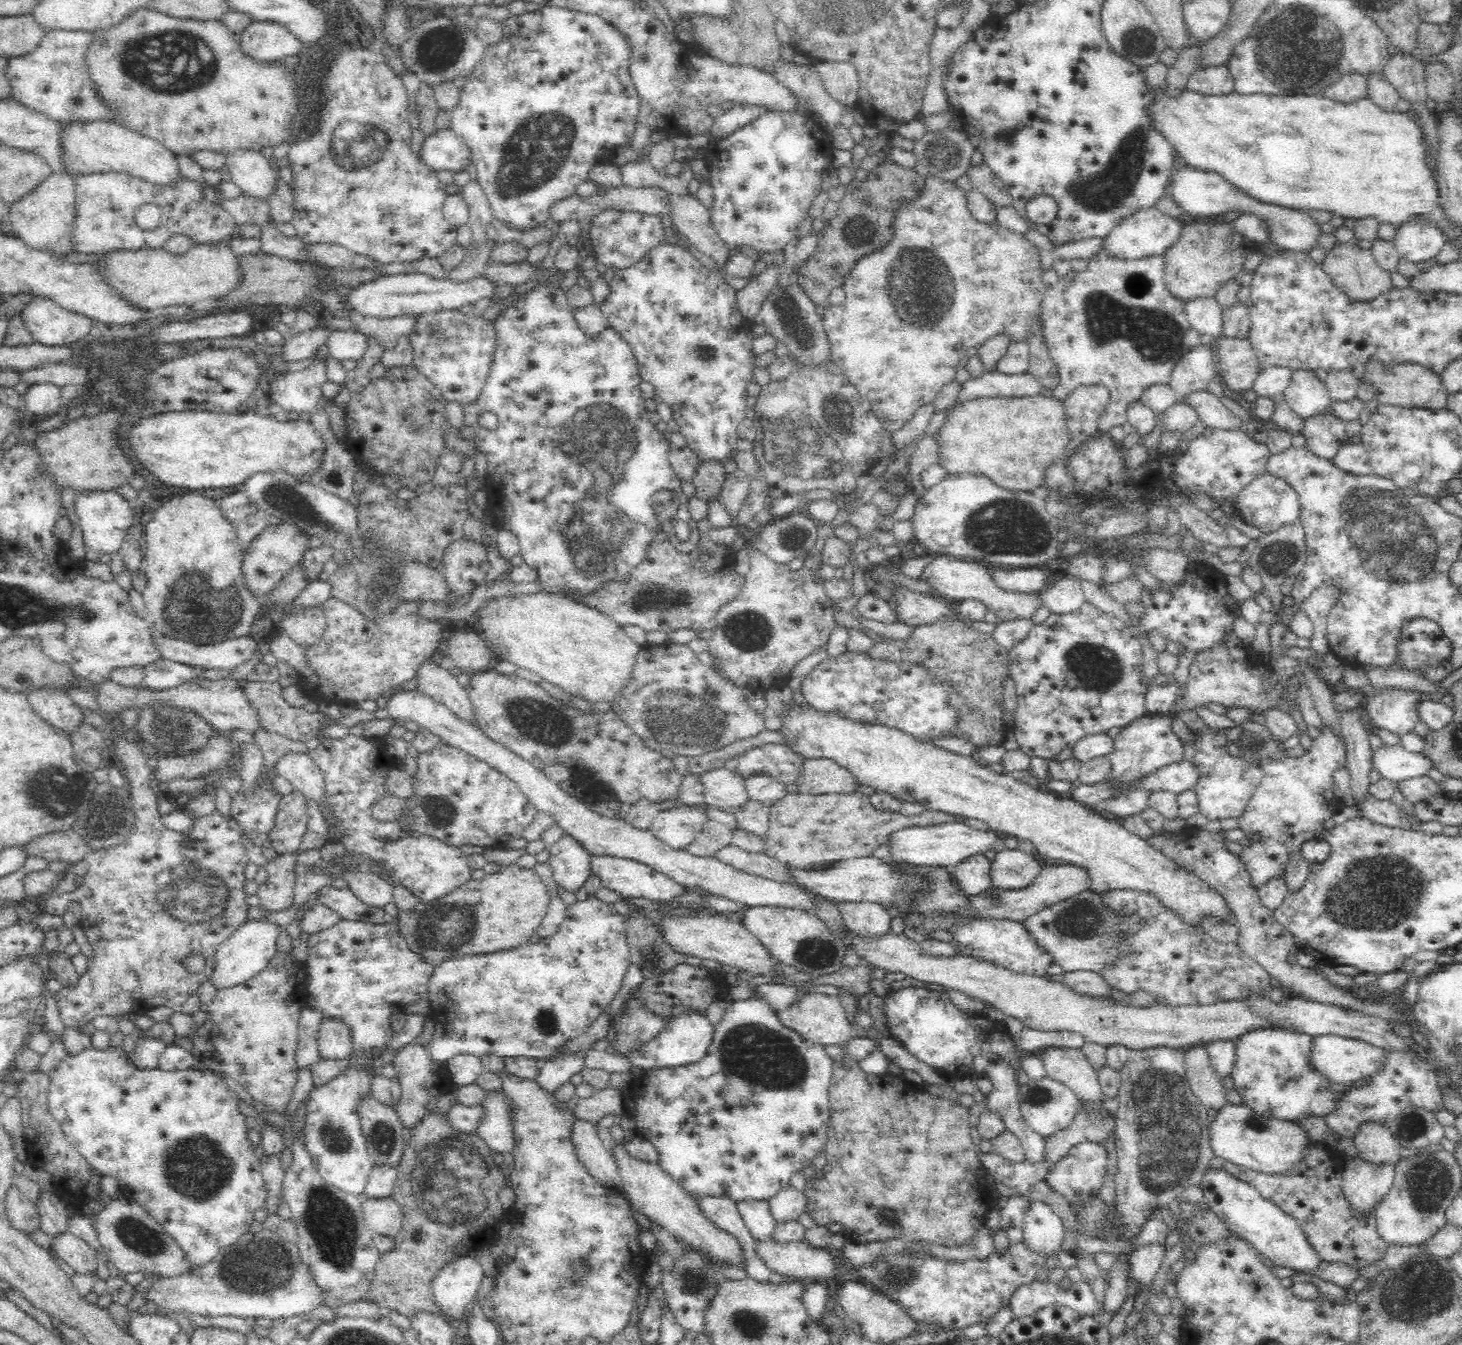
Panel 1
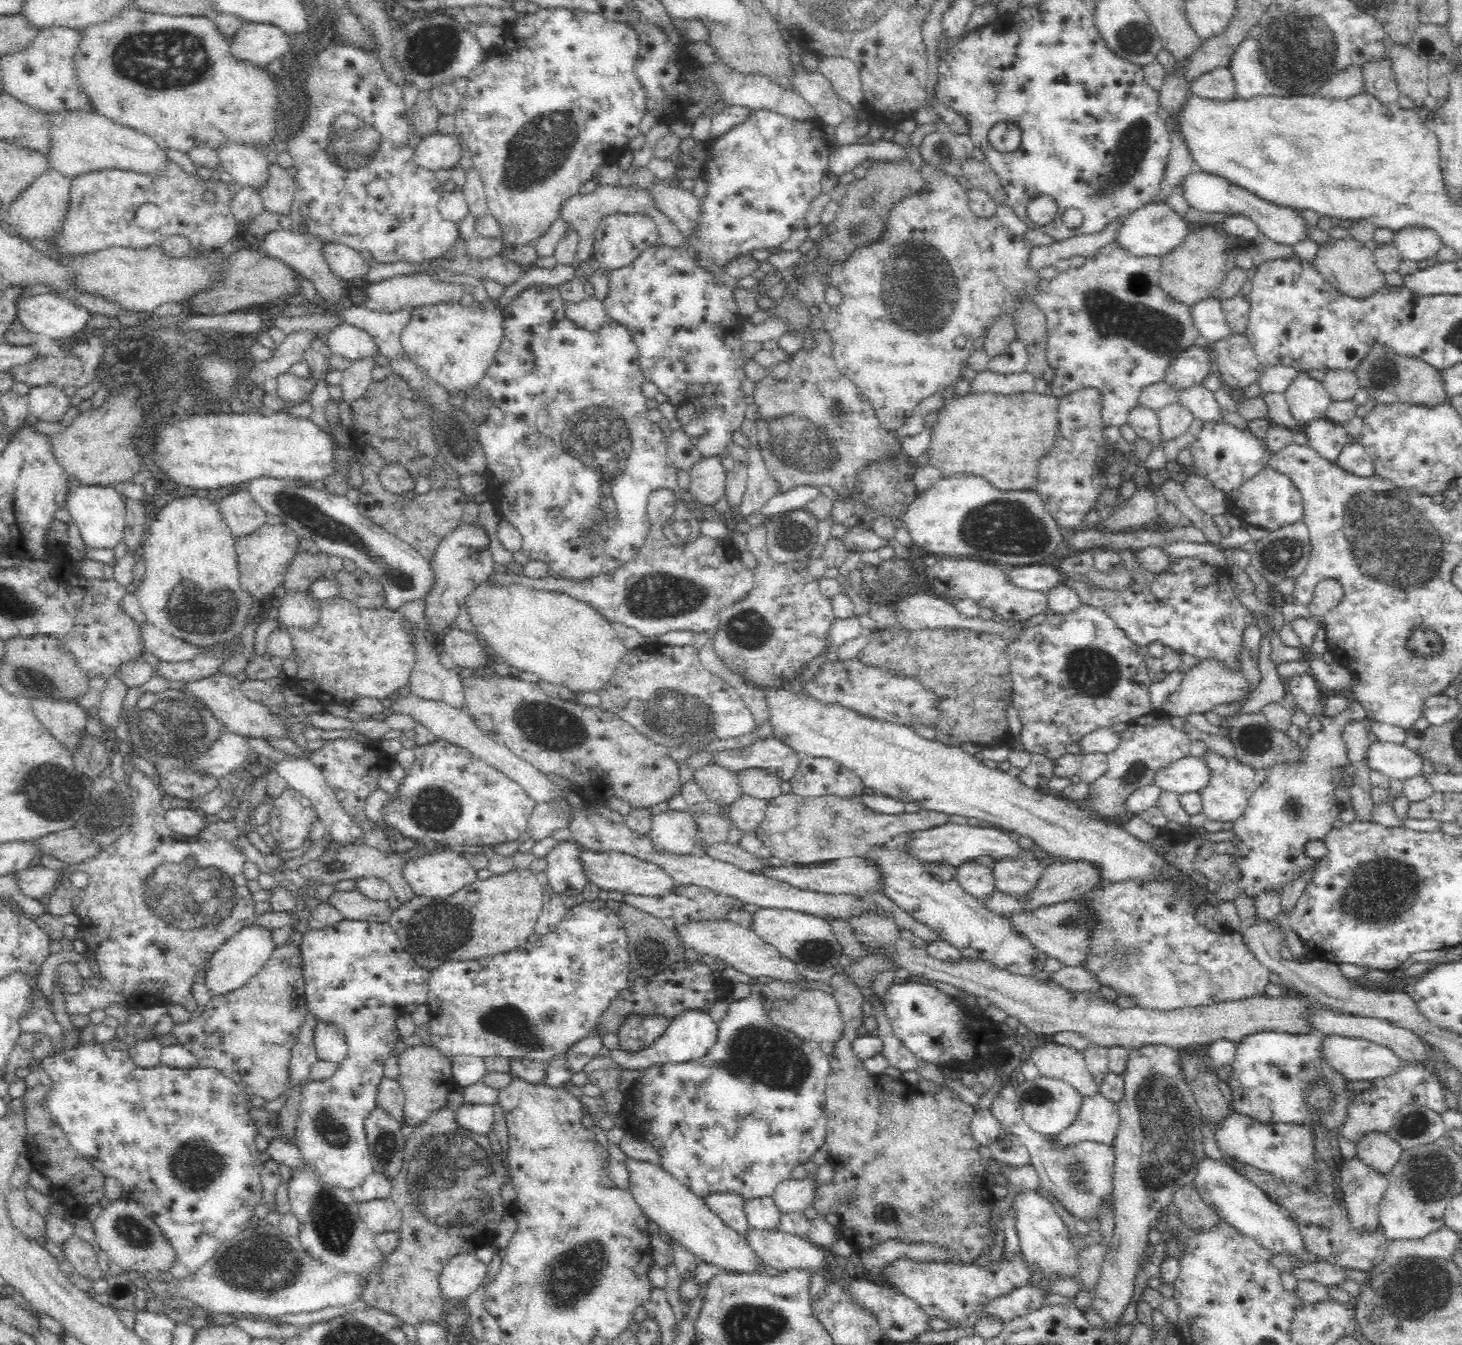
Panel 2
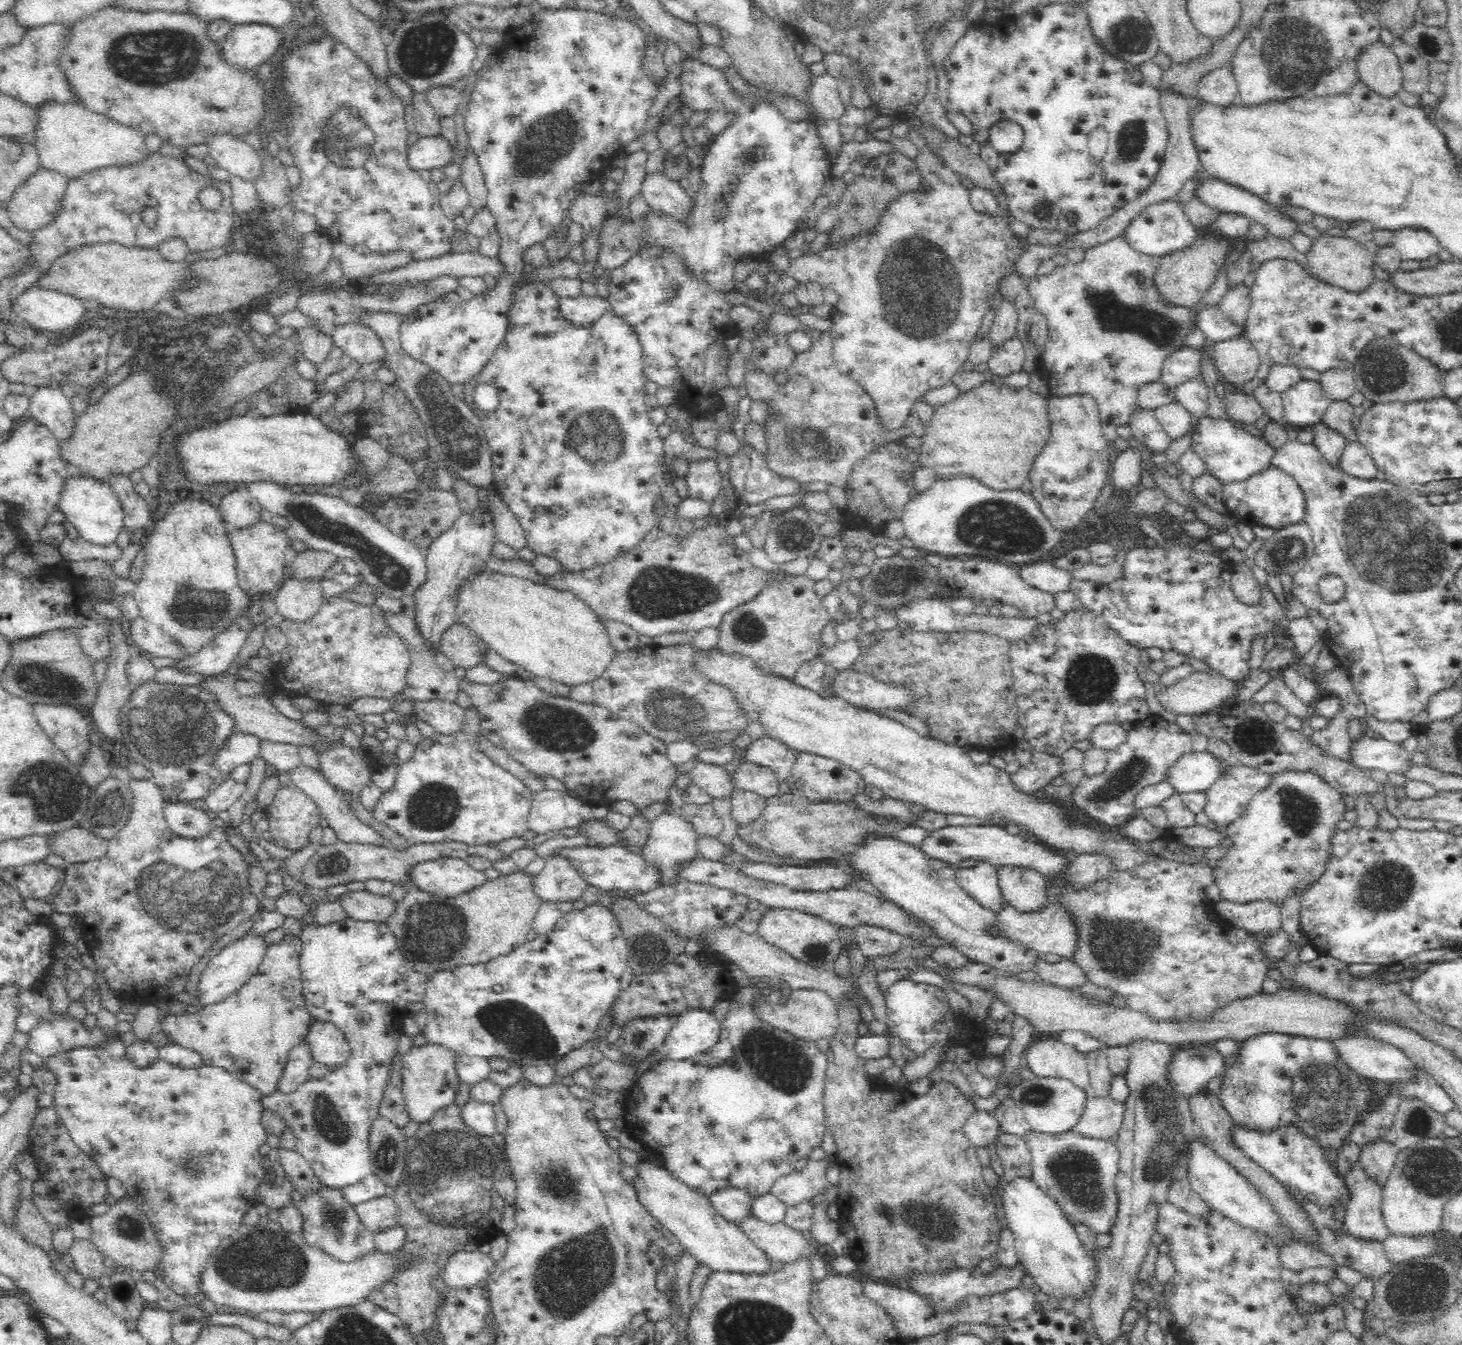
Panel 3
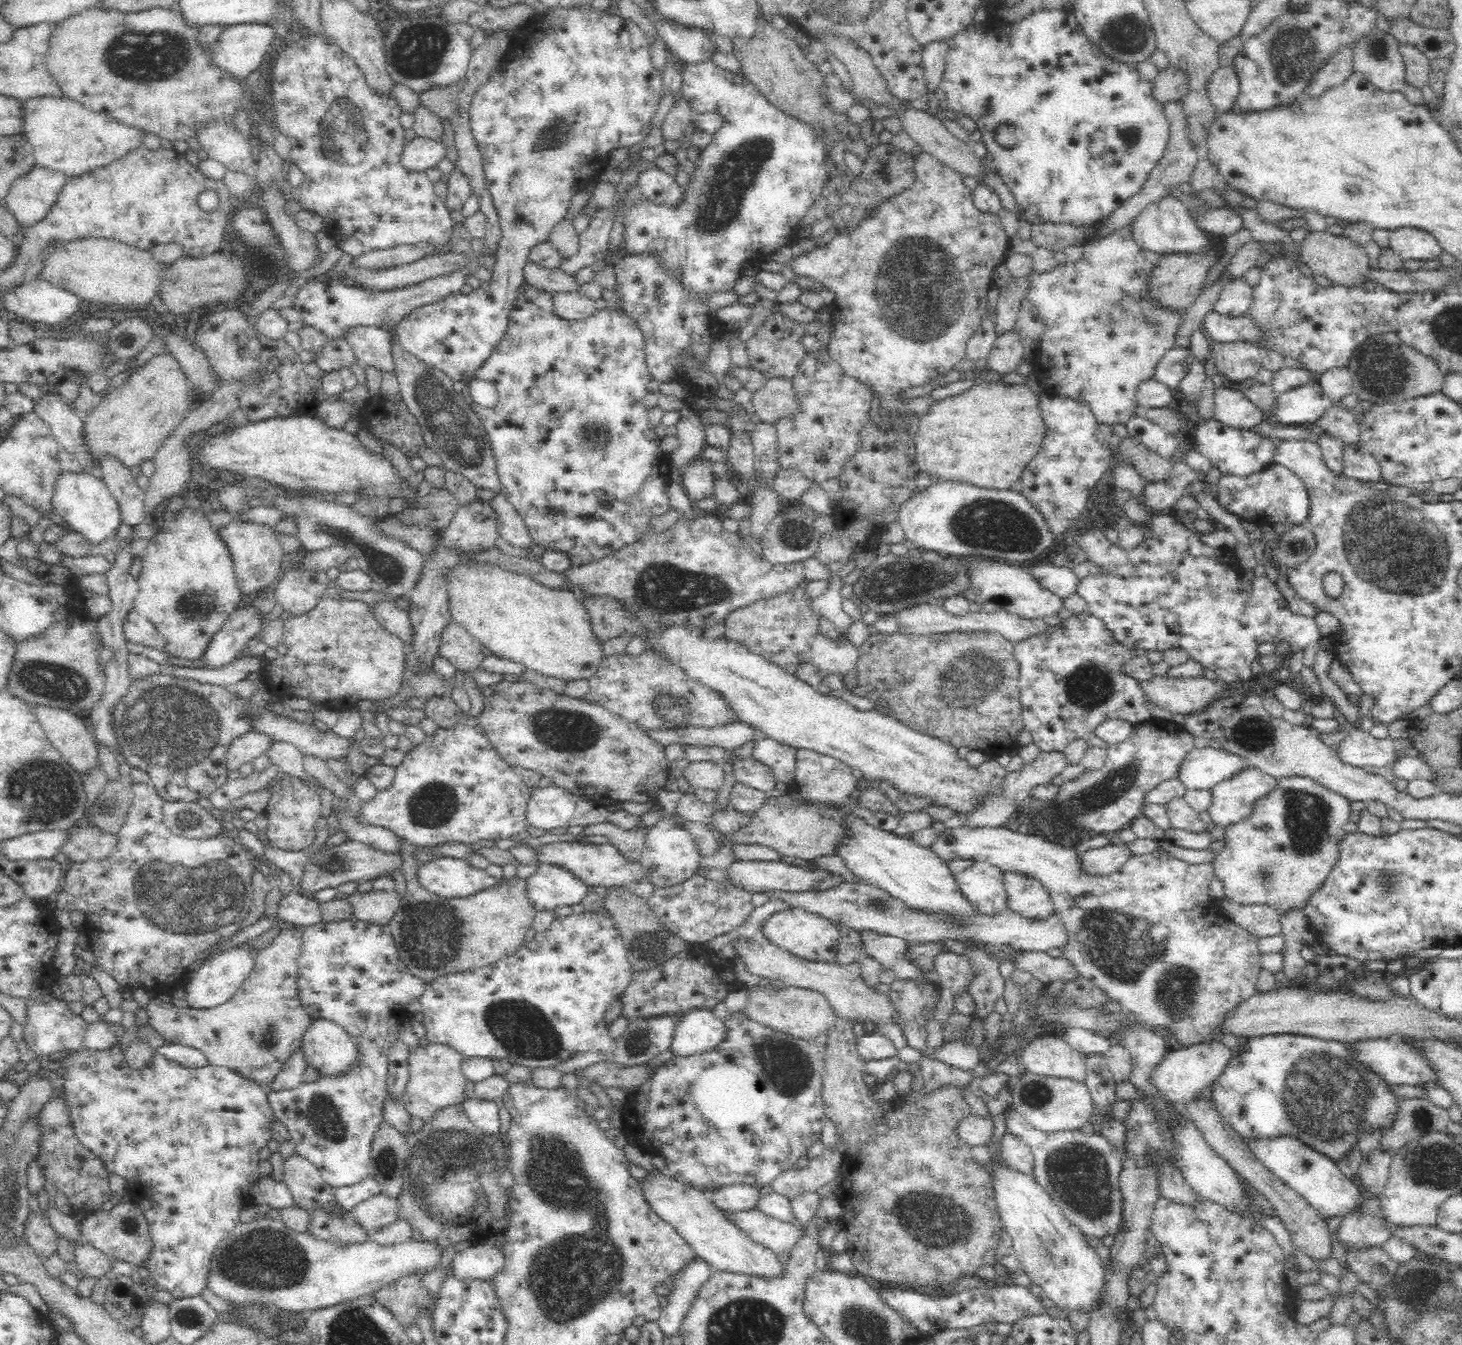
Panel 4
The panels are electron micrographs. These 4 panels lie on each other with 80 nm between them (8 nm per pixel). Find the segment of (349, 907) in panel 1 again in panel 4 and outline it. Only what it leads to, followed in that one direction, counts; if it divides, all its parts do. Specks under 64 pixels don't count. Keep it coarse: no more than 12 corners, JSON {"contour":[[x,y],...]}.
{"contour":[[356,890],[347,898],[353,918],[390,925],[404,894]]}

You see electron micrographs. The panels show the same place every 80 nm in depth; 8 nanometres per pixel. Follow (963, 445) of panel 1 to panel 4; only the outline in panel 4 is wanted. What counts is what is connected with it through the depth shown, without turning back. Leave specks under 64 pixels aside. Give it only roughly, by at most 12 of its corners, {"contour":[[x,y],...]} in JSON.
{"contour":[[1028,385],[930,400],[932,483],[1010,488],[1046,434]]}

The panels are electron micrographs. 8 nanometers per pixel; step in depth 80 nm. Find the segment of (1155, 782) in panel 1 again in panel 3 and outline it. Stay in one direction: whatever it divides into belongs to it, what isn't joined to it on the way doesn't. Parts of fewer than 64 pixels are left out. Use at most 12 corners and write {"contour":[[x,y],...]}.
{"contour":[[1189,752],[1166,779],[1176,792],[1204,792],[1231,766],[1229,757]]}

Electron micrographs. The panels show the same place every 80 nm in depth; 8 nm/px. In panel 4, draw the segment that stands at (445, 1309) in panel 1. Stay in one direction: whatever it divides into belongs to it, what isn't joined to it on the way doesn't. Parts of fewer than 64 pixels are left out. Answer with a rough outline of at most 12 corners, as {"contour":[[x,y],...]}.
{"contour":[[476,1241],[456,1252],[459,1277],[490,1280],[504,1268],[503,1247]]}

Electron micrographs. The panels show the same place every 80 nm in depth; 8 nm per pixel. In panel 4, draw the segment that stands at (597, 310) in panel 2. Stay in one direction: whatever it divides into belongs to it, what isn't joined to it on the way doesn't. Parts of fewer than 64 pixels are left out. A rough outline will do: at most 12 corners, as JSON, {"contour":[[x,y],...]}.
{"contour":[[579,289],[551,295],[553,311],[566,320],[581,319],[595,308],[611,306]]}

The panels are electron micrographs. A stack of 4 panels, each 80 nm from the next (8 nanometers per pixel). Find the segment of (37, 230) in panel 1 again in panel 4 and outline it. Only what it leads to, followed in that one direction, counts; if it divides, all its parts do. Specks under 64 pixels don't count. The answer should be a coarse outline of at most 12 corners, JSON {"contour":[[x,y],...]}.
{"contour":[[35,164],[4,202],[29,227],[50,210],[66,178]]}

